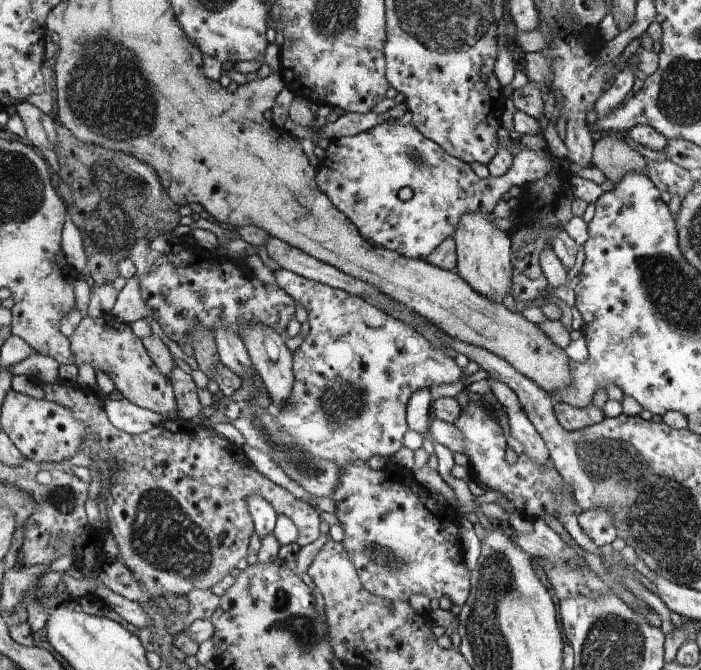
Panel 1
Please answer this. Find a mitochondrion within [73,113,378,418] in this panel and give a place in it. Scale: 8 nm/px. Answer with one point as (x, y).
(108, 235)

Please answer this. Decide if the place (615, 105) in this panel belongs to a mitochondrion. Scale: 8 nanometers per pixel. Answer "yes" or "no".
no

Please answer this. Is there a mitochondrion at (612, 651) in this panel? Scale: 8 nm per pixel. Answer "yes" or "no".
yes

